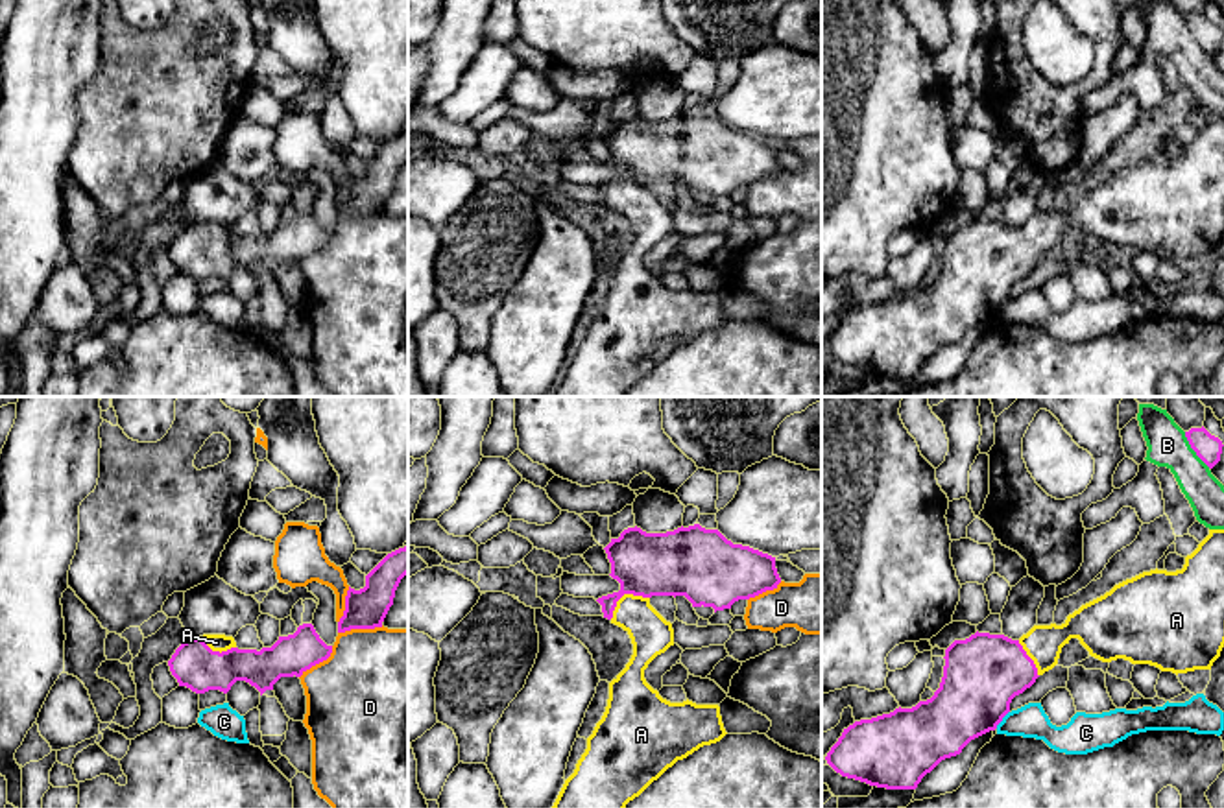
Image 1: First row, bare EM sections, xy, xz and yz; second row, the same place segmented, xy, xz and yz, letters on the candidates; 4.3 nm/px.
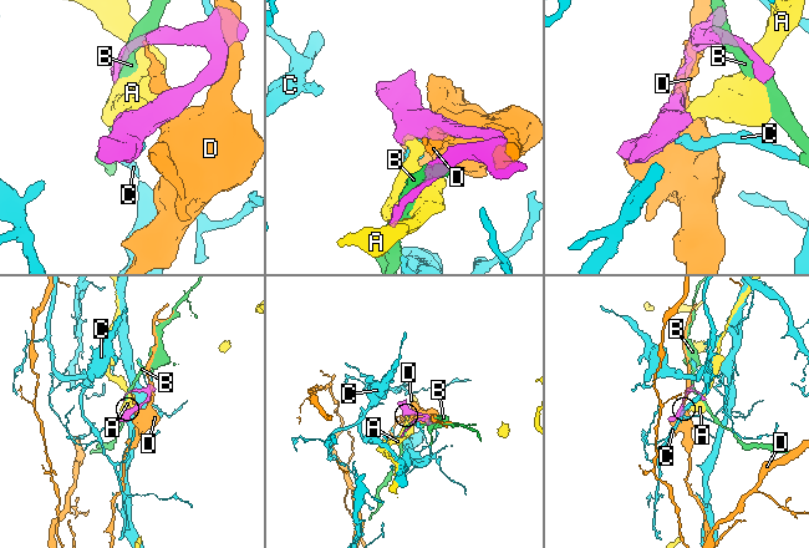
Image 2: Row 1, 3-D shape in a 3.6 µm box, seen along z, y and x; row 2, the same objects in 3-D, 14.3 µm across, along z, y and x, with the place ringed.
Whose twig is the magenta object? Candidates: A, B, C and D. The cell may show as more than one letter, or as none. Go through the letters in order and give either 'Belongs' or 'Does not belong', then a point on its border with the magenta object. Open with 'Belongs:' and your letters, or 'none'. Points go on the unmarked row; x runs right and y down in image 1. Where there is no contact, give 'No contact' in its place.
Belongs: A
A: Belongs. Touches magenta at xz (624, 179)
B: Does not belong. Touches magenta at yz (1193, 35)
C: Does not belong. Touches magenta at yz (1001, 307)
D: Does not belong. Touches magenta at xy (360, 214)

